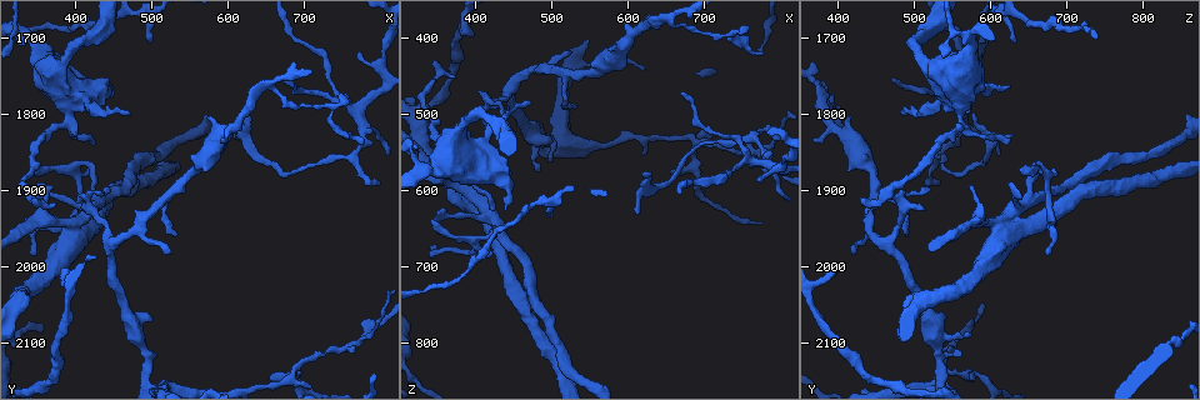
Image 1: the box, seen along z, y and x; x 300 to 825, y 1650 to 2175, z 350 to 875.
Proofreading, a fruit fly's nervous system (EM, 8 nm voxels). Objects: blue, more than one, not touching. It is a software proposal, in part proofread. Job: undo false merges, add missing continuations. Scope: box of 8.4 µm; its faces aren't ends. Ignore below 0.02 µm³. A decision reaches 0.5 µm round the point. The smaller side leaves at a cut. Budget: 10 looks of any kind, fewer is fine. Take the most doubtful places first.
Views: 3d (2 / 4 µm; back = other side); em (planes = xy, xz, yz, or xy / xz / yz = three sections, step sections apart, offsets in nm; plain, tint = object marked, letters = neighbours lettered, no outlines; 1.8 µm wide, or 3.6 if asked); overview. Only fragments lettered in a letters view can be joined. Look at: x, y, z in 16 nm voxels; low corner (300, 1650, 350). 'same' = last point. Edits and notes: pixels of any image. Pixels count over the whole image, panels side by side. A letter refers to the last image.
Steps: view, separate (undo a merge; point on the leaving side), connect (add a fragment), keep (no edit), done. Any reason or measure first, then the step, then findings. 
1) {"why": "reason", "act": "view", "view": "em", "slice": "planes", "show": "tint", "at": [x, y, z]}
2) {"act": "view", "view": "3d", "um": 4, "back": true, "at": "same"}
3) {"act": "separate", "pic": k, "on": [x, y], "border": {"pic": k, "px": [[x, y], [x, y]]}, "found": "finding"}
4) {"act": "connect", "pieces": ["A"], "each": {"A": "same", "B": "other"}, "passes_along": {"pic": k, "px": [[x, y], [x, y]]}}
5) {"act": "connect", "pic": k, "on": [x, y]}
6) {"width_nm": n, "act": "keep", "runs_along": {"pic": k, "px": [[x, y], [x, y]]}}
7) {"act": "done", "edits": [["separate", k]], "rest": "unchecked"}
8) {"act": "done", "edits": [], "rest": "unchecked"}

{"why": "four or more arms meet", "act": "view", "view": "3d", "um": 4, "at": [405, 1960, 615]}

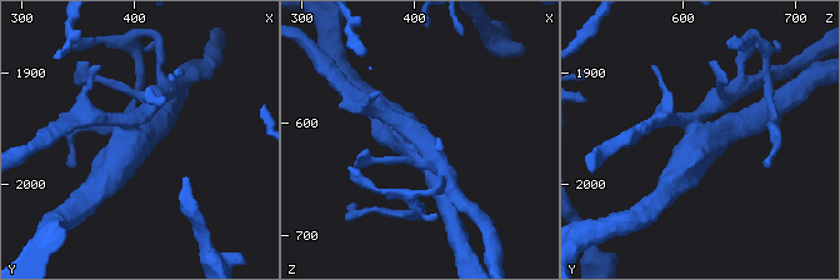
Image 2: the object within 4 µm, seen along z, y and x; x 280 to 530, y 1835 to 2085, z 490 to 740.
{"arms": 4, "act": "view", "view": "em", "slice": "planes", "show": "letters", "at": [400, 1962, 620]}

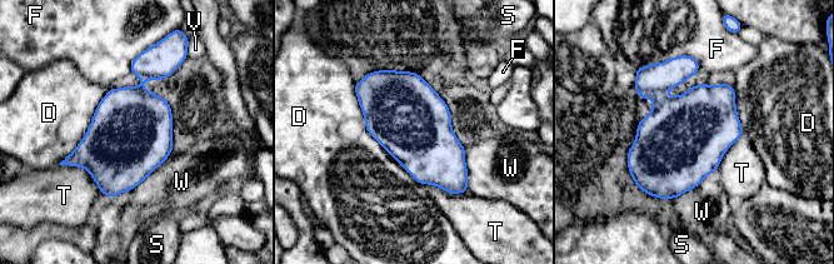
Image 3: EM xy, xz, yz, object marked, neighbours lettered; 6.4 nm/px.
{"width_nm": 500, "act": "keep", "each": {"D": "other", "F": "other", "S": "other", "T": "other", "V": "other", "W": "other"}, "border": {"pic": 3, "px": [[354, 83], [366, 132], [419, 184]]}, "found": "one neuron here"}

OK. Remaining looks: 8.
{"why": "narrows sharply", "act": "view", "view": "em", "slice": "xz", "step": 16, "show": "tint", "at": [490, 2140, 535]}

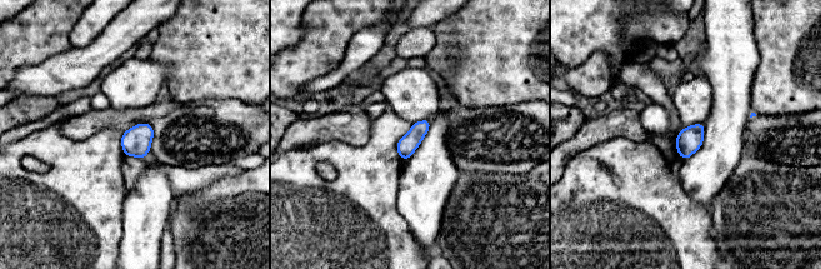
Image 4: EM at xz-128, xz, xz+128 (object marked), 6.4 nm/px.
{"why": "cut it another way", "act": "view", "view": "em", "slice": "xy", "step": 8, "show": "tint", "at": "same"}

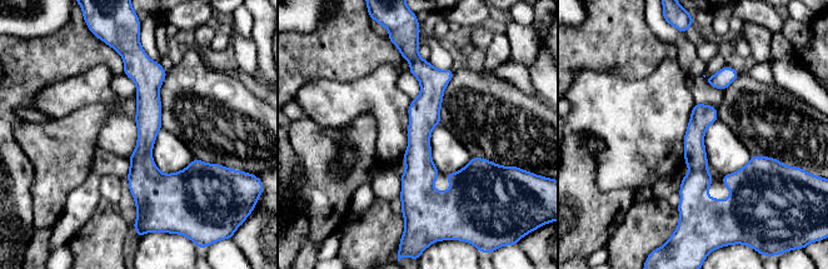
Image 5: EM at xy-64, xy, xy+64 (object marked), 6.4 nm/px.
{"act": "view", "view": "em", "slice": "xy", "step": 8, "show": "letters", "at": "same"}

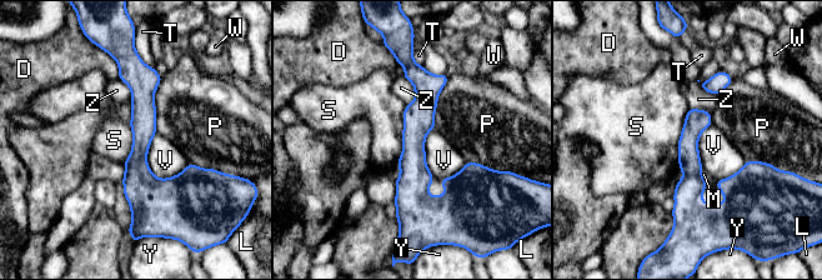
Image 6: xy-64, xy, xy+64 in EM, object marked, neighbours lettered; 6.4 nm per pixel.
{"longest_contact_nm": ["S", 400], "act": "keep", "each": {"D": "other", "L": "other", "M": "other", "P": "other", "S": "other", "T": "other", "V": "other", "W": "other", "Y": "other", "Z": "other"}, "runs_along": {"pic": 6, "px": [[414, 65], [421, 111], [406, 215]]}, "found": "one neuron here"}

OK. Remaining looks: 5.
{"why": "branch stops here", "act": "view", "view": "3d", "um": 4, "at": [445, 1765, 625]}

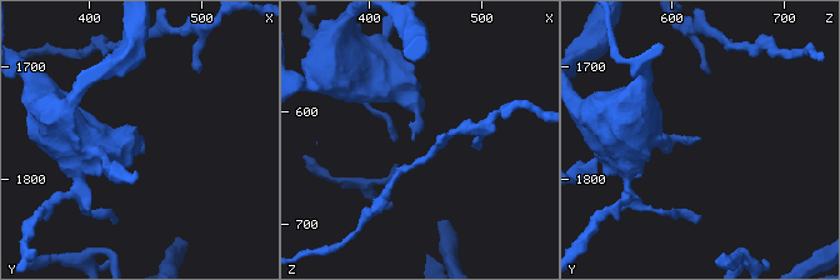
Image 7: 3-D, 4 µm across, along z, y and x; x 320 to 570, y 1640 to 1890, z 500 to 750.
{"act": "view", "view": "em", "slice": "yz", "step": 4, "show": "letters", "at": [440, 1764, 626]}

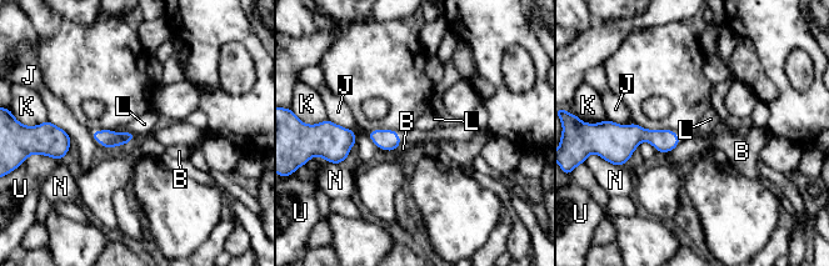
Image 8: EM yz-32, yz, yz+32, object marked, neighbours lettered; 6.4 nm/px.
{"act": "keep", "each": {"B": "other", "J": "other", "K": "other", "L": "other", "N": "other", "U": "other"}, "border": {"pic": 8, "px": [[110, 130], [135, 134]]}, "found": "none of them fits"}

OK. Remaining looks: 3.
{"why": "two arms in line, one across", "act": "view", "view": "em", "slice": "yz", "step": 8, "show": "tint", "at": [685, 2135, 535]}

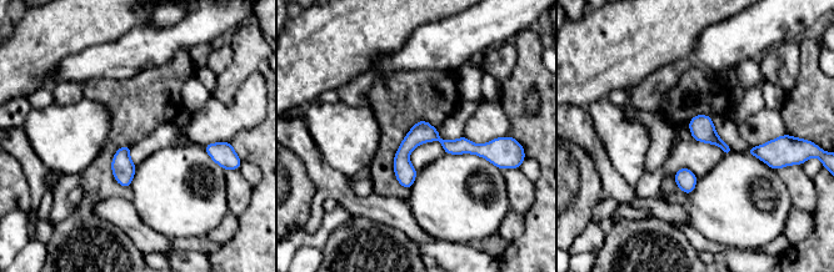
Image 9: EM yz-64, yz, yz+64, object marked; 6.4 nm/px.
{"why": "cut it another way", "act": "view", "view": "em", "slice": "planes", "show": "letters", "at": "same"}

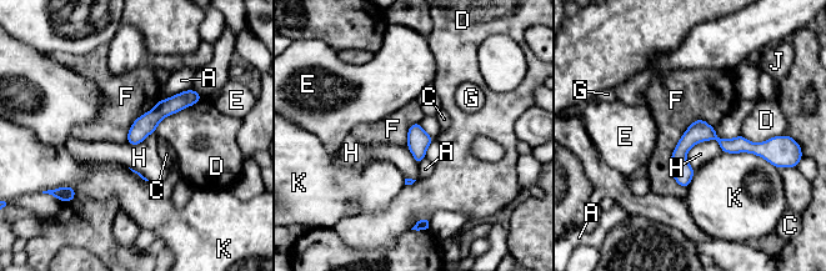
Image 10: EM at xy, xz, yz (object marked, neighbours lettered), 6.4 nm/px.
{"longest_contact_nm": ["F", 480], "act": "keep", "each": {"A": "other", "C": "other", "D": "other", "E": "other", "F": "other", "G": "other", "H": "other", "J": "other", "K": "other"}, "runs_along": {"pic": 10, "px": [[767, 149], [695, 135], [674, 169]]}, "found": "all the same neuron"}

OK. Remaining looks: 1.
{"act": "done", "edits": [], "rest": "unchecked"}

